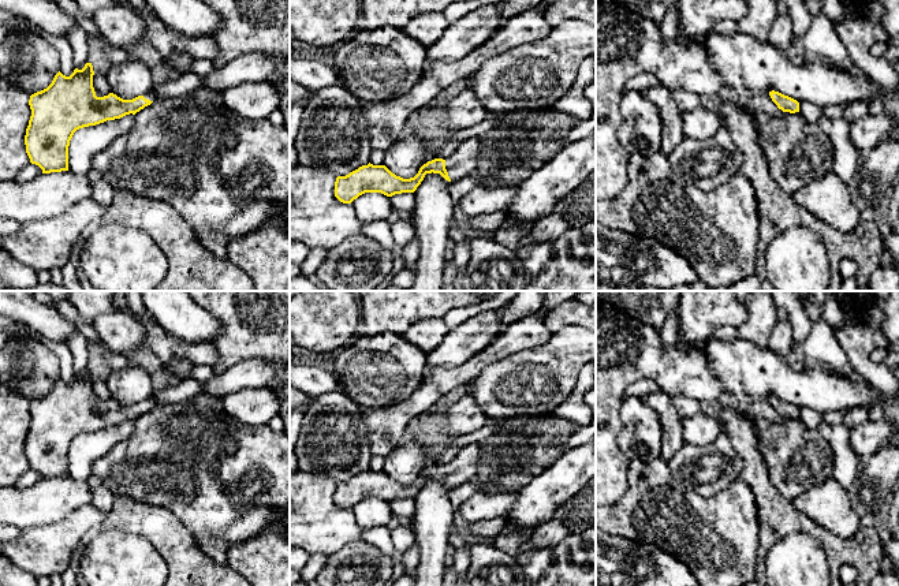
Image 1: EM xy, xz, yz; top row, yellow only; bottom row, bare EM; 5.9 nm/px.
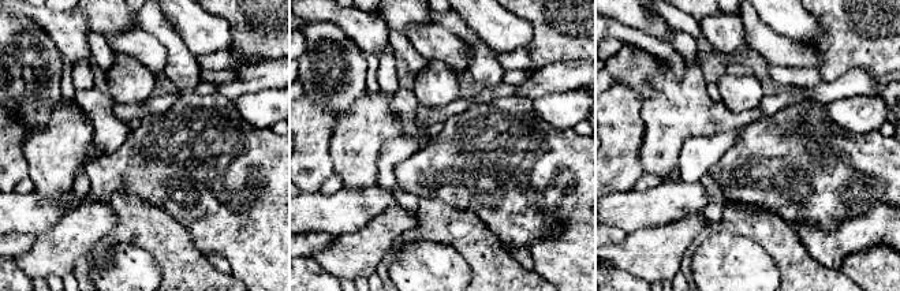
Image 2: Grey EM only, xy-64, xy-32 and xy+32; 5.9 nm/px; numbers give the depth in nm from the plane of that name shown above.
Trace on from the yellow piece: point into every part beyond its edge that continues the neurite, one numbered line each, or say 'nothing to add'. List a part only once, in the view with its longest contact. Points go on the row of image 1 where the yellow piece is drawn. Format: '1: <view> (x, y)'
1: xz (465, 159)

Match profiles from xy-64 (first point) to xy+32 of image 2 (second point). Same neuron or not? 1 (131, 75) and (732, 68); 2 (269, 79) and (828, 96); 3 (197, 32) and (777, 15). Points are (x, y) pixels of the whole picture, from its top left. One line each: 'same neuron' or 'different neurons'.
1: different neurons
2: same neuron
3: same neuron

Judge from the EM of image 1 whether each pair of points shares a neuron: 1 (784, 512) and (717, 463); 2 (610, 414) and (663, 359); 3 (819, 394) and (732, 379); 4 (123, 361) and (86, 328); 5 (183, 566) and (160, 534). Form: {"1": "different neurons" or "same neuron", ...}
{"1": "different neurons", "2": "same neuron", "3": "same neuron", "4": "same neuron", "5": "same neuron"}

